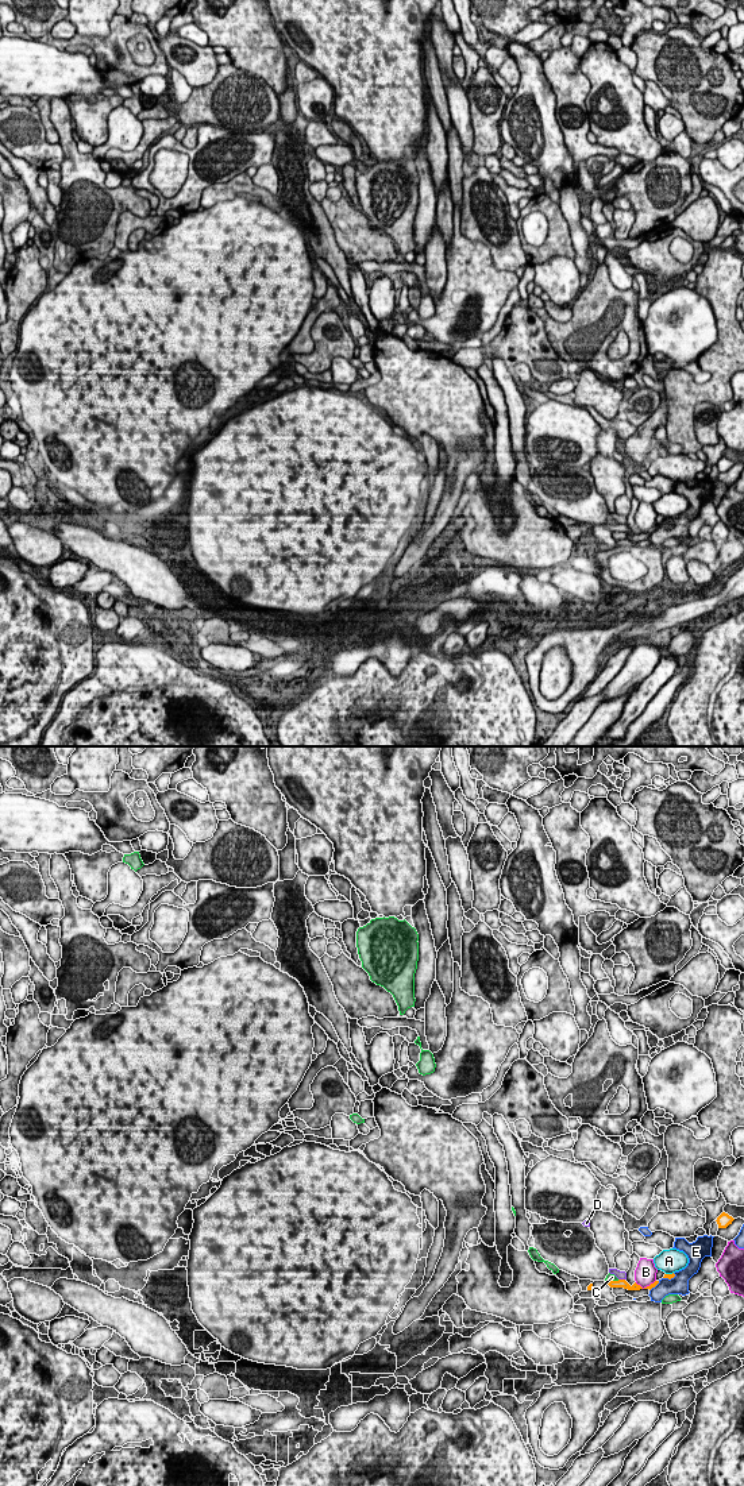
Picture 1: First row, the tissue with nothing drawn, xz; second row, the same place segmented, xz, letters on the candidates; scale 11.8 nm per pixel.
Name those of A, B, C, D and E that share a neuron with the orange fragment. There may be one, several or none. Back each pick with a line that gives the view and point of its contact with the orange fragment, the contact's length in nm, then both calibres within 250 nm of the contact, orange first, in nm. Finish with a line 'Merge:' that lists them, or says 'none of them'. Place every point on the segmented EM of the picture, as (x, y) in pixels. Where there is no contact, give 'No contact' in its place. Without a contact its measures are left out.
Merge: none of them

